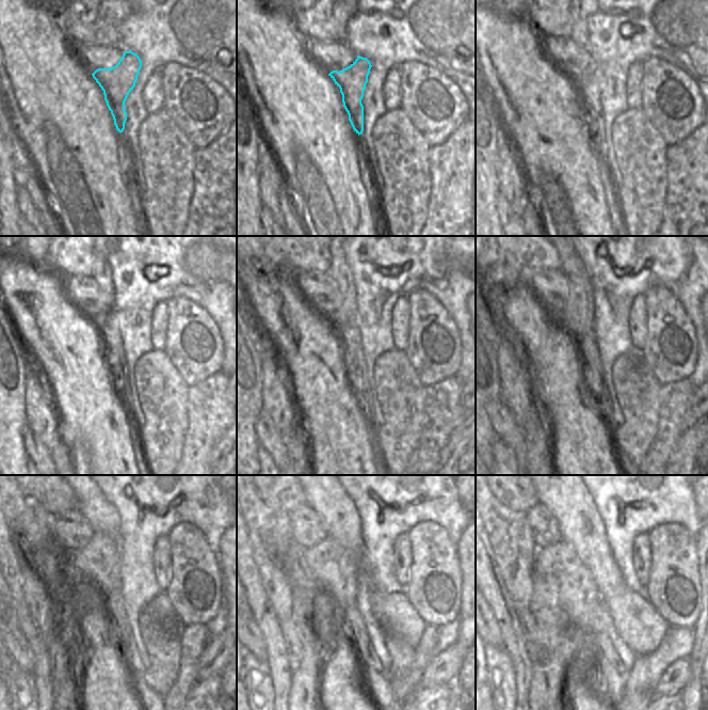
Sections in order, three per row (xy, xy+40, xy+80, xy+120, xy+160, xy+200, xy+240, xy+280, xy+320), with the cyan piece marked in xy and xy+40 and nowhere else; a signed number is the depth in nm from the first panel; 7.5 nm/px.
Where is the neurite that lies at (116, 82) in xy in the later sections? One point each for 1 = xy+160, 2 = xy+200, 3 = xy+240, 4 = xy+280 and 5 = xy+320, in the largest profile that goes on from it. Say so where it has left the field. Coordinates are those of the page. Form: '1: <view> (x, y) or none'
1: xy+160 (356, 375)
2: xy+200 (592, 371)
3: xy+240 (115, 615)
4: xy+280 (359, 635)
5: xy+320 (605, 644)

